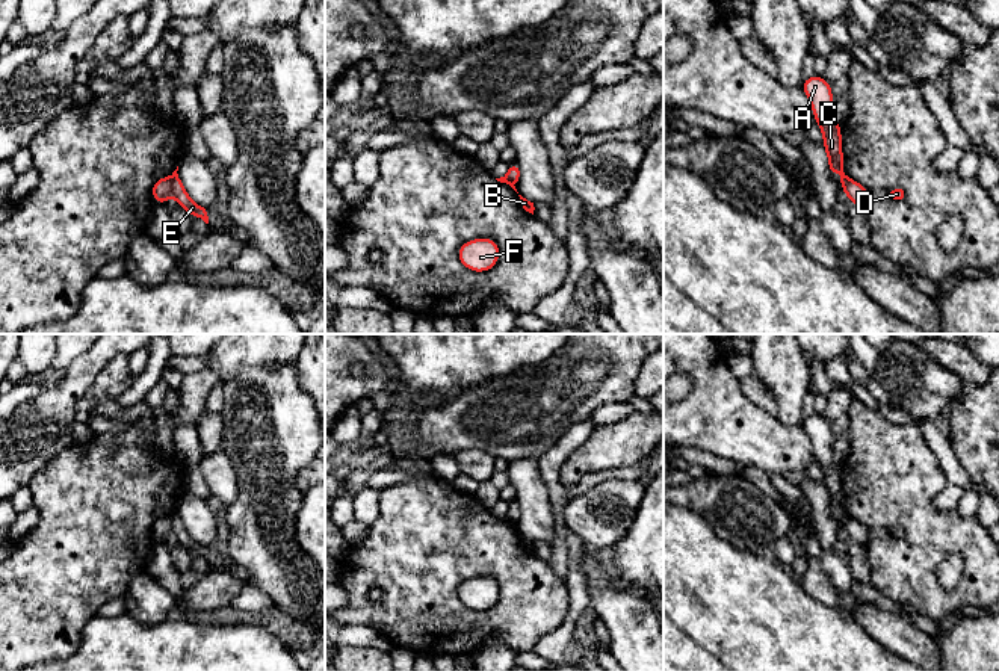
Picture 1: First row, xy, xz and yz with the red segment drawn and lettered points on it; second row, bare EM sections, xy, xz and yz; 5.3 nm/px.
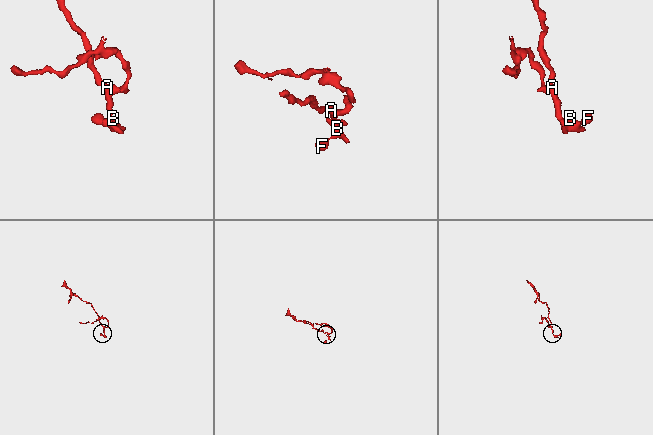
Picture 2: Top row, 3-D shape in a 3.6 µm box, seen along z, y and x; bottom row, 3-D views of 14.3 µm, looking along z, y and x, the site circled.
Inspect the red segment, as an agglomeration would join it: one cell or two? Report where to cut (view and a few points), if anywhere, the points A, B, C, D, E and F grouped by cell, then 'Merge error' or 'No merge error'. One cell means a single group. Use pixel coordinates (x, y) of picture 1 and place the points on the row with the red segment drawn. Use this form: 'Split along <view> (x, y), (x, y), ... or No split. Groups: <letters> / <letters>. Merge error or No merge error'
Split along xy (168, 177), (174, 194). Groups: A C E / B D F. Merge error

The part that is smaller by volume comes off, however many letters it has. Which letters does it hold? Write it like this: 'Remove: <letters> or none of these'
Remove: B, D, F

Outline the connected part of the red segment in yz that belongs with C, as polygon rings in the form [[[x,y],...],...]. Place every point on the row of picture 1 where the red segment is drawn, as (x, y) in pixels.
[[[813,76],[803,82],[803,89],[812,103],[815,119],[822,128],[824,147],[830,159],[828,172],[831,175],[836,171],[842,171],[843,174],[840,175],[839,183],[843,187],[849,178],[845,172],[842,159],[842,127],[837,125],[833,118],[831,85],[822,77]]]

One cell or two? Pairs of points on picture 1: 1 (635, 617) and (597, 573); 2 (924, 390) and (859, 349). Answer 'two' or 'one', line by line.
1: one
2: one

